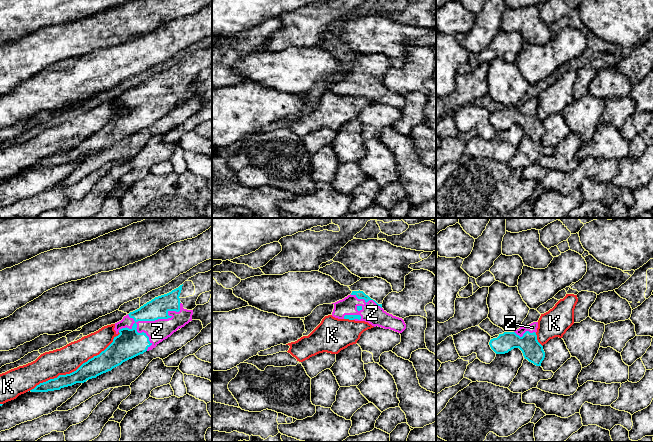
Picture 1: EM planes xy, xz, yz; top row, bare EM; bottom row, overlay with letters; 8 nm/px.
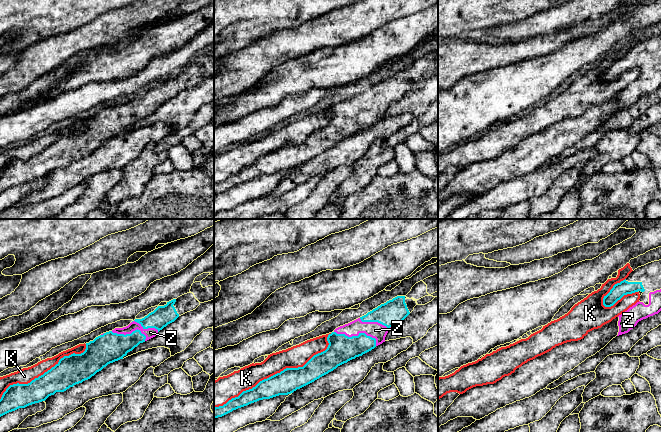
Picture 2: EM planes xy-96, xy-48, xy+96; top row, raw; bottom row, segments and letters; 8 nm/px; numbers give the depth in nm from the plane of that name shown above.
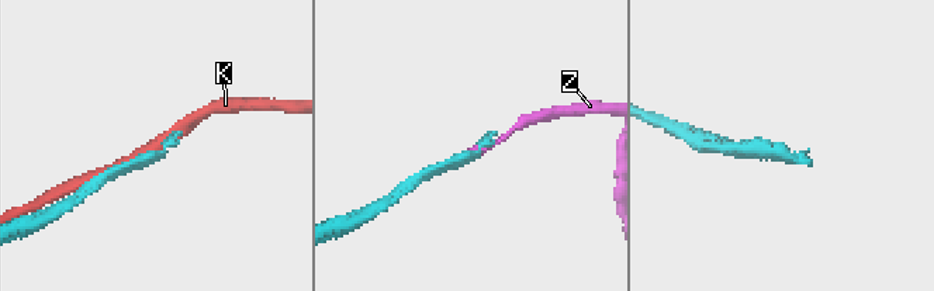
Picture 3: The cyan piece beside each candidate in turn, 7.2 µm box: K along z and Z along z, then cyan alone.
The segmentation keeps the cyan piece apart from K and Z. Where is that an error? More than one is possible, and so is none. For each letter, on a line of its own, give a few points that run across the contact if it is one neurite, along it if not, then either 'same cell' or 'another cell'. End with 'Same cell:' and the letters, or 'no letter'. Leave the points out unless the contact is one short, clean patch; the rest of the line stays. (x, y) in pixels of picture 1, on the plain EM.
K: another cell
Z: same cell
Same cell: Z

